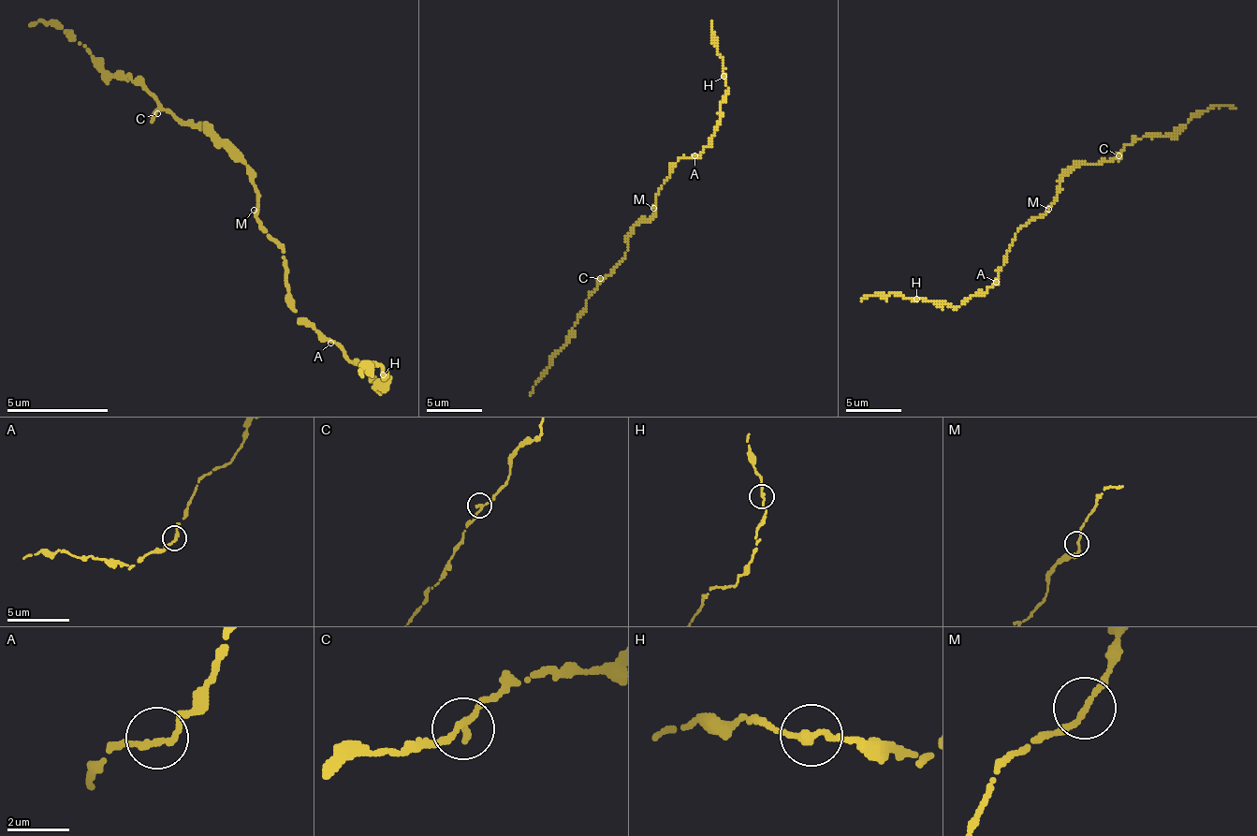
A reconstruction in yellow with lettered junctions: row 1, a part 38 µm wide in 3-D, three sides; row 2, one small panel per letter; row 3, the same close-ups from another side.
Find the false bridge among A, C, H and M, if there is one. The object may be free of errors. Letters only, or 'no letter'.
no letter

